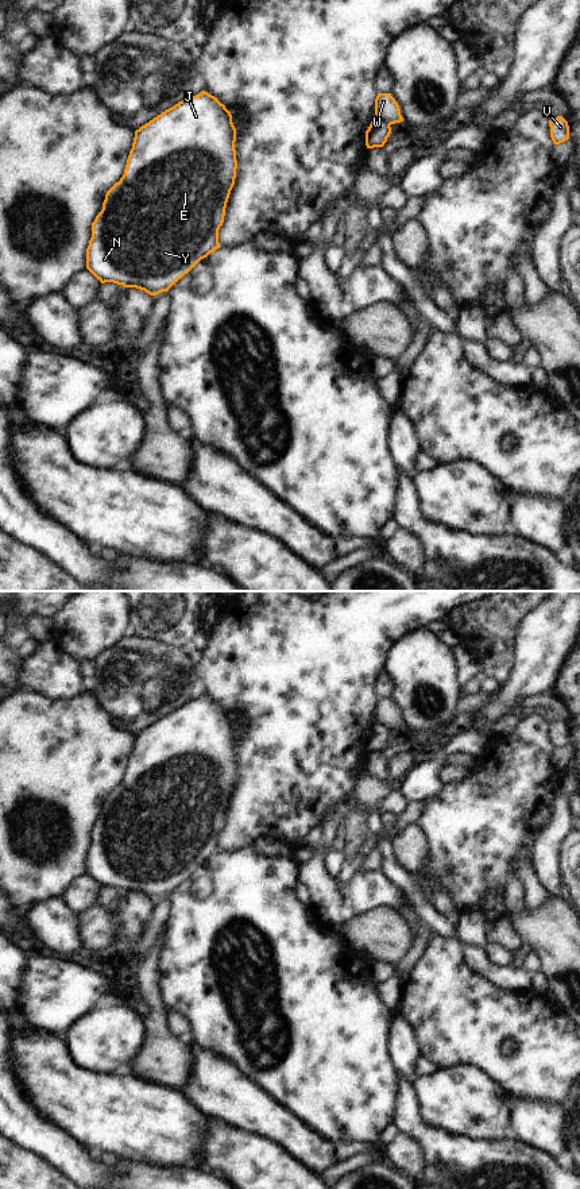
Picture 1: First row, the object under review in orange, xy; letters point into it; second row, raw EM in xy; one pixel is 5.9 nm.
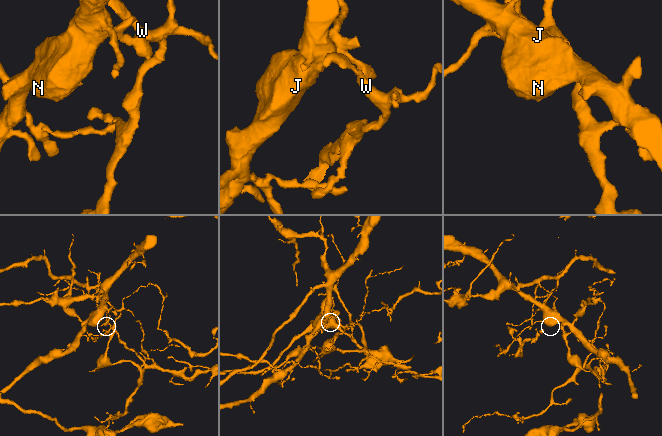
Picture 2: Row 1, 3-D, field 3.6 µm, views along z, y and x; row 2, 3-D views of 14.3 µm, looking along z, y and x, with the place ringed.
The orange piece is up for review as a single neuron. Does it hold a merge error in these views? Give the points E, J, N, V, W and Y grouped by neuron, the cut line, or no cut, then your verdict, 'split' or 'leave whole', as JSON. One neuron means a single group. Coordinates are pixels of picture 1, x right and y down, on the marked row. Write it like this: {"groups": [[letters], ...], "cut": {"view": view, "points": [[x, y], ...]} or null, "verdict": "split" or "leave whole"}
{"groups": [["E", "J", "N", "Y"], ["V", "W"]], "cut": {"view": "xy", "points": [[376, 116], [389, 126]]}, "verdict": "split"}

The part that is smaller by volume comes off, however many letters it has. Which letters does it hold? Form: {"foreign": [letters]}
{"foreign": ["V", "W"]}

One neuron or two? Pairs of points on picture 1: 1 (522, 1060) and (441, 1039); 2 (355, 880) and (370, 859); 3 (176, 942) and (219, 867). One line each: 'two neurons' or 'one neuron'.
1: one neuron
2: two neurons
3: one neuron

